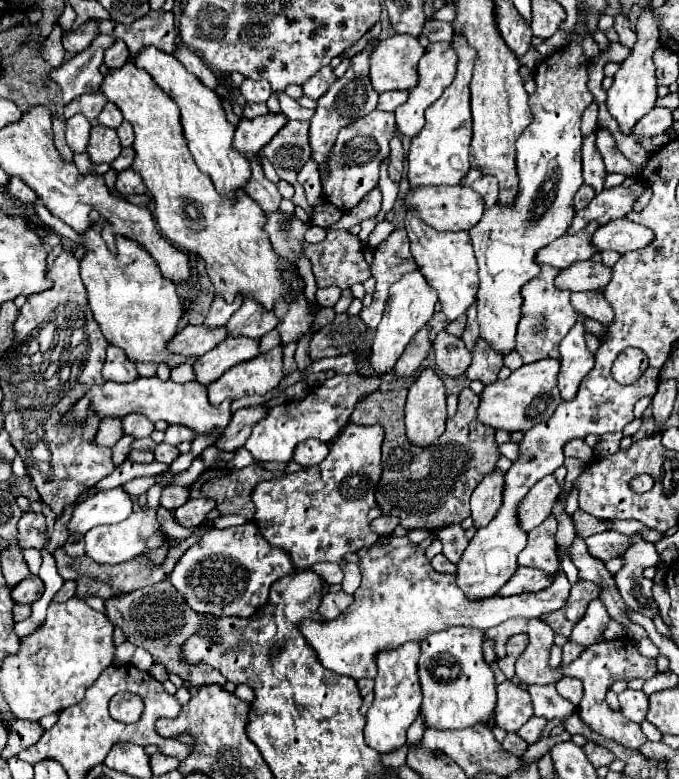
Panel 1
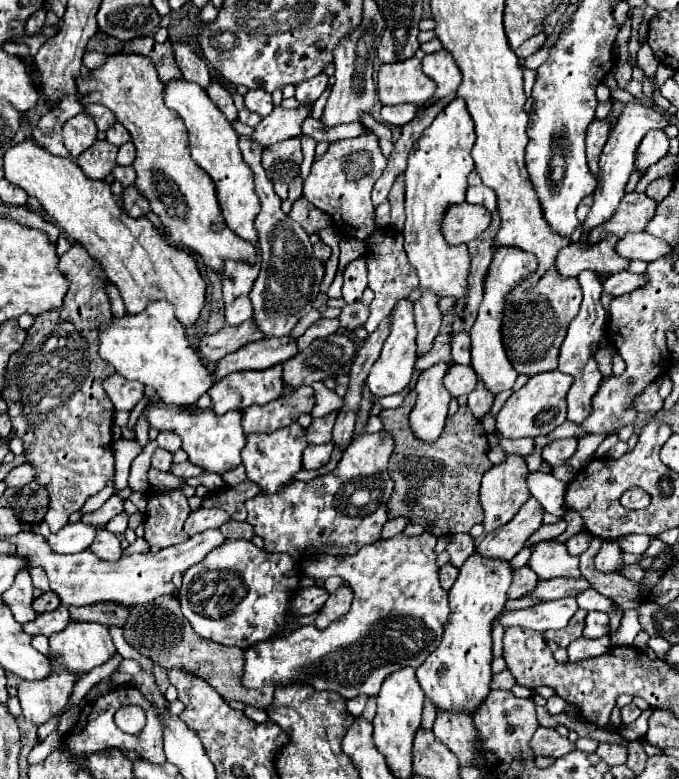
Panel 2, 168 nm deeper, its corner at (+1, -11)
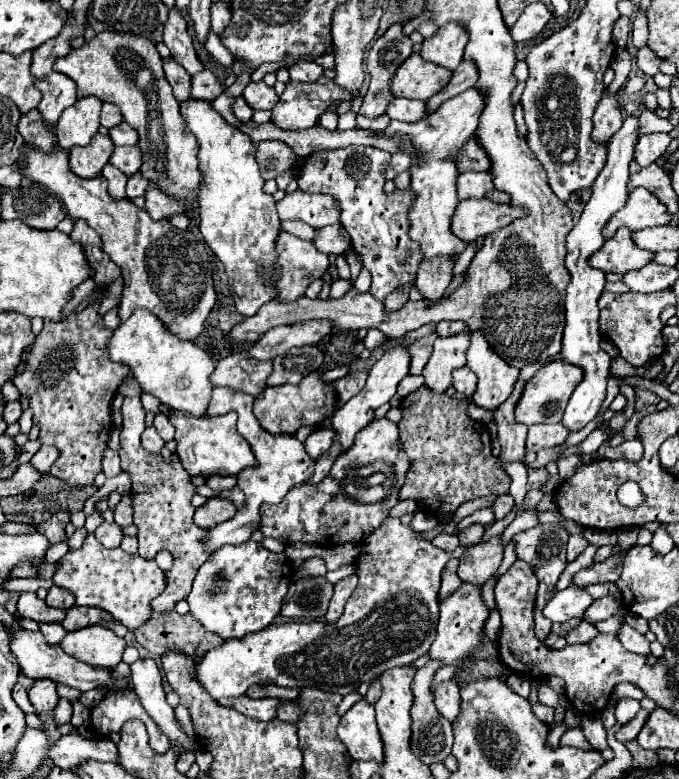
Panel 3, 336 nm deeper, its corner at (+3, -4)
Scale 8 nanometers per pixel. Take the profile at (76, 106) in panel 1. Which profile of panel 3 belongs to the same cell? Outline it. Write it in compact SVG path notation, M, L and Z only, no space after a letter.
M104 103L104 107L102 107L102 115L100 115L100 123L102 123L102 127L112 129L112 127L116 127L120 121L122 121L120 107L116 107L116 105L112 105L112 103Z

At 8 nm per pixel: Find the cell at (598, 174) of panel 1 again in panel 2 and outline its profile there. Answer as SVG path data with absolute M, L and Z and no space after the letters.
M594 120L586 130L586 156L588 168L594 176L598 176L598 156L602 152L602 144L606 144L606 136L610 132L610 124L606 120Z

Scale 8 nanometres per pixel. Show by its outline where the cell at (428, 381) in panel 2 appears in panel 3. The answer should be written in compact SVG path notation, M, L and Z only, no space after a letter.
M458 333L450 337L438 337L434 341L434 353L424 367L426 387L434 393L442 393L452 383L452 371L466 365L466 351L470 347L470 333Z

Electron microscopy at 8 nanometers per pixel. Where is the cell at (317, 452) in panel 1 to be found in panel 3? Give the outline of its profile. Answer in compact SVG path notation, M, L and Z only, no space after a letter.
M320 427L320 429L314 429L314 433L308 435L306 439L306 453L312 457L312 459L318 459L324 451L330 449L334 441L334 429L330 427Z

